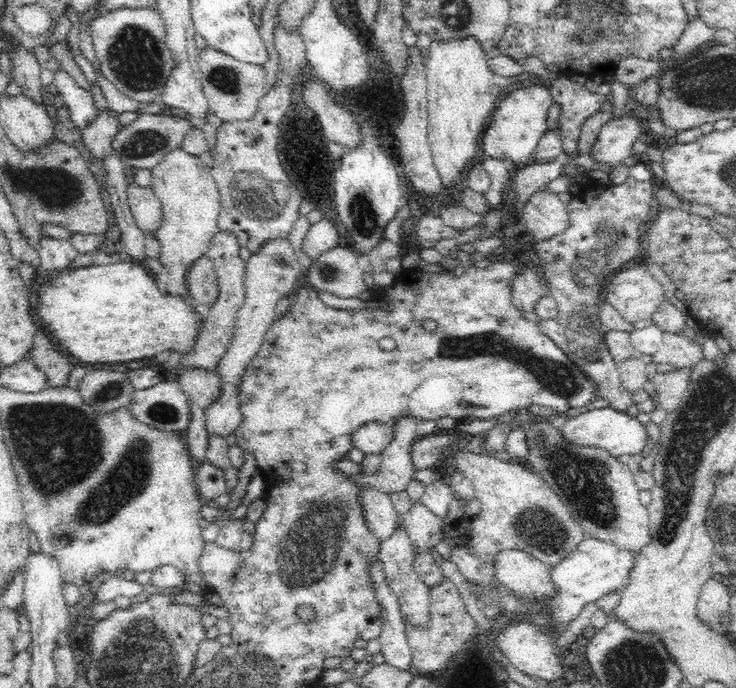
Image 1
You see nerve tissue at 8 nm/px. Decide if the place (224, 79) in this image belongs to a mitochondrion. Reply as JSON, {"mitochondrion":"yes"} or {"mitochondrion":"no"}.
{"mitochondrion":"yes"}

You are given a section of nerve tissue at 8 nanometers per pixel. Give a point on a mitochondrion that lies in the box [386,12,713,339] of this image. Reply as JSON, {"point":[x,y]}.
{"point":[605,237]}

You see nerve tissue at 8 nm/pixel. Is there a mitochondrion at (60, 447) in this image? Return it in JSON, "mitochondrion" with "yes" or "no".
{"mitochondrion":"yes"}

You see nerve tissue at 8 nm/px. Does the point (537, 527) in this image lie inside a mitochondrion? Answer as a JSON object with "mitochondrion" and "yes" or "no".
{"mitochondrion":"yes"}

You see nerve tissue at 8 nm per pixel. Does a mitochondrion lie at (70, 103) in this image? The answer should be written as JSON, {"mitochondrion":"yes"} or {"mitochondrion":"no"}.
{"mitochondrion":"no"}

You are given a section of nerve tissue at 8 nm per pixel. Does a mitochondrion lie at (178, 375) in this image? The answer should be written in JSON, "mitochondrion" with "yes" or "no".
{"mitochondrion":"no"}

